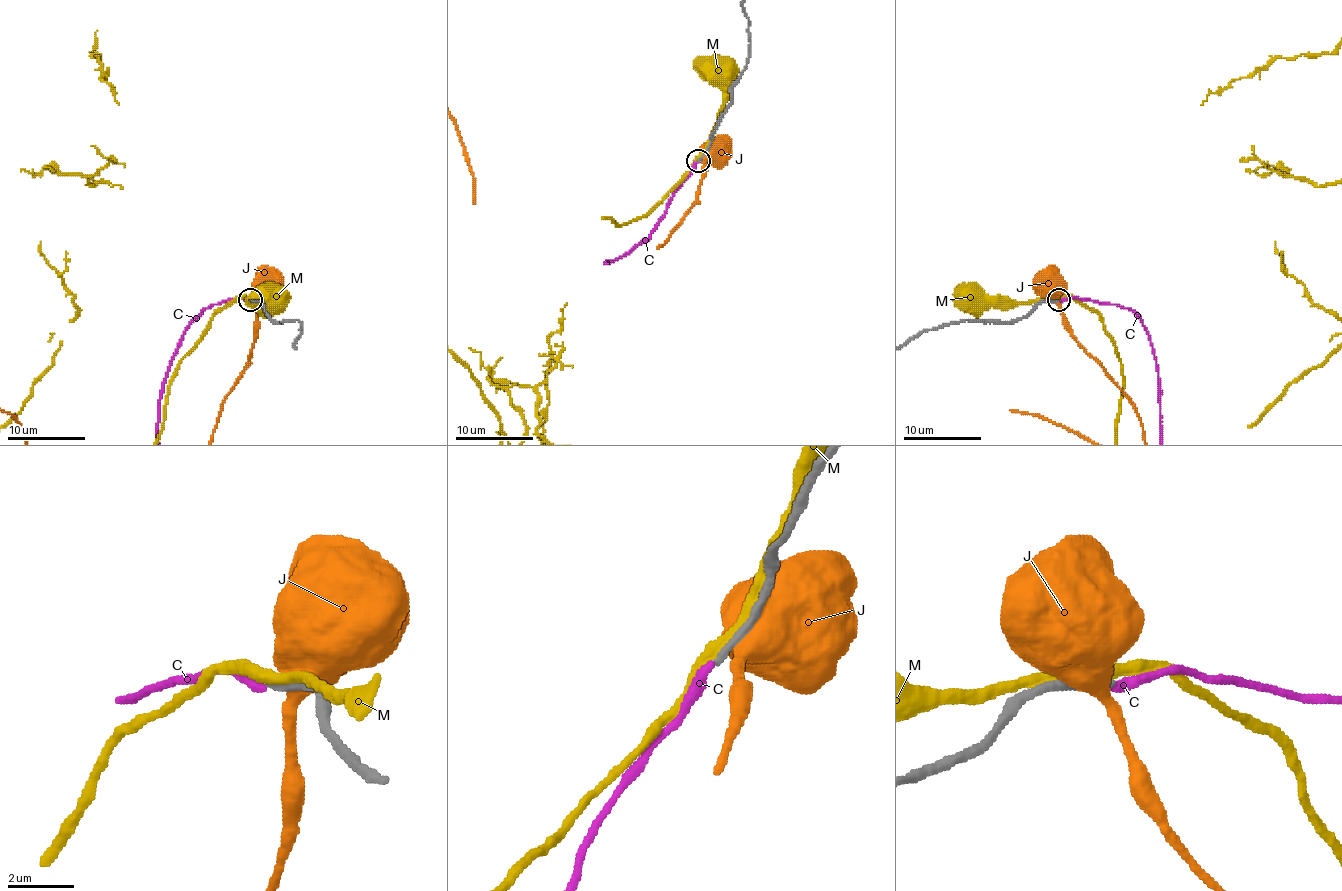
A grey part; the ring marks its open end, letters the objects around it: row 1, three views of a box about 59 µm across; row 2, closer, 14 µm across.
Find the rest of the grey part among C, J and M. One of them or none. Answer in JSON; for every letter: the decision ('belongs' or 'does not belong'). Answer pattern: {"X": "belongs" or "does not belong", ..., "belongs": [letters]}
{"C": "does not belong", "J": "does not belong", "M": "does not belong", "belongs": []}

